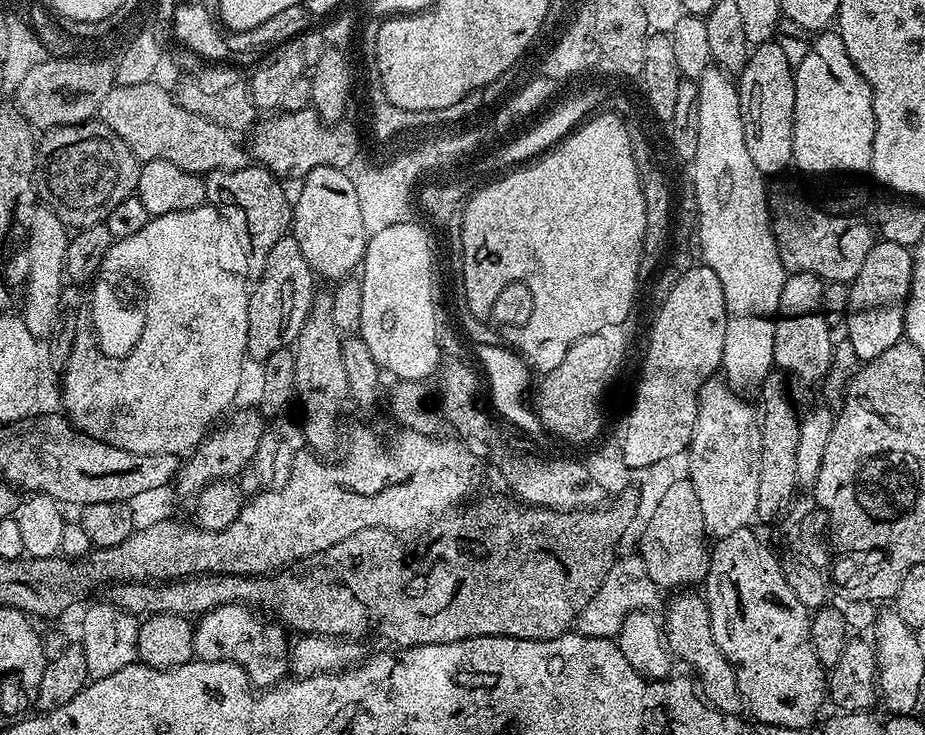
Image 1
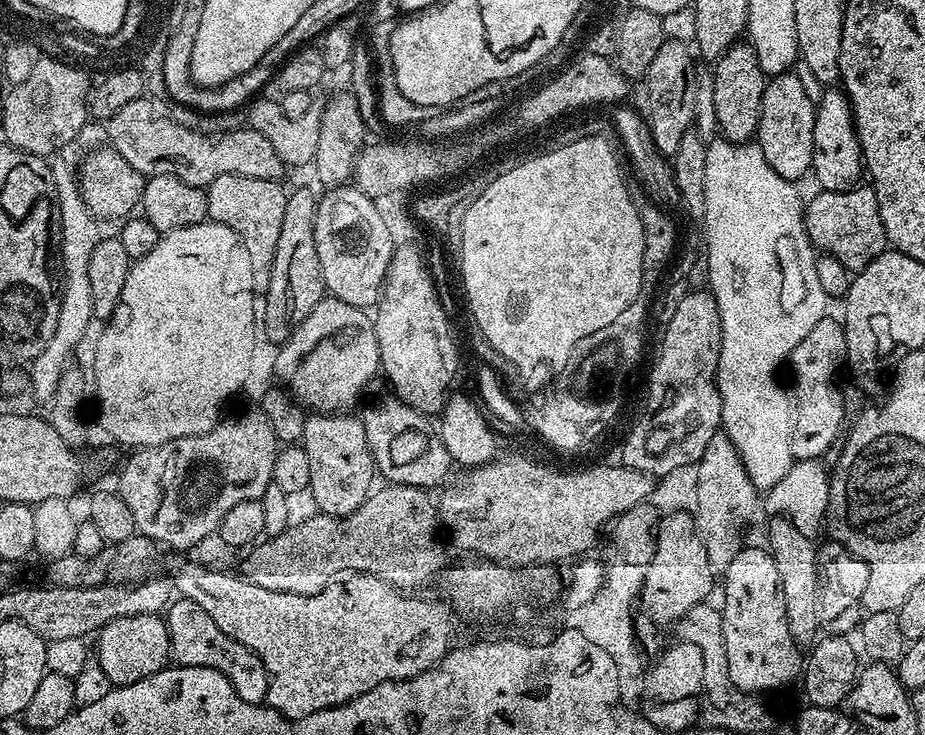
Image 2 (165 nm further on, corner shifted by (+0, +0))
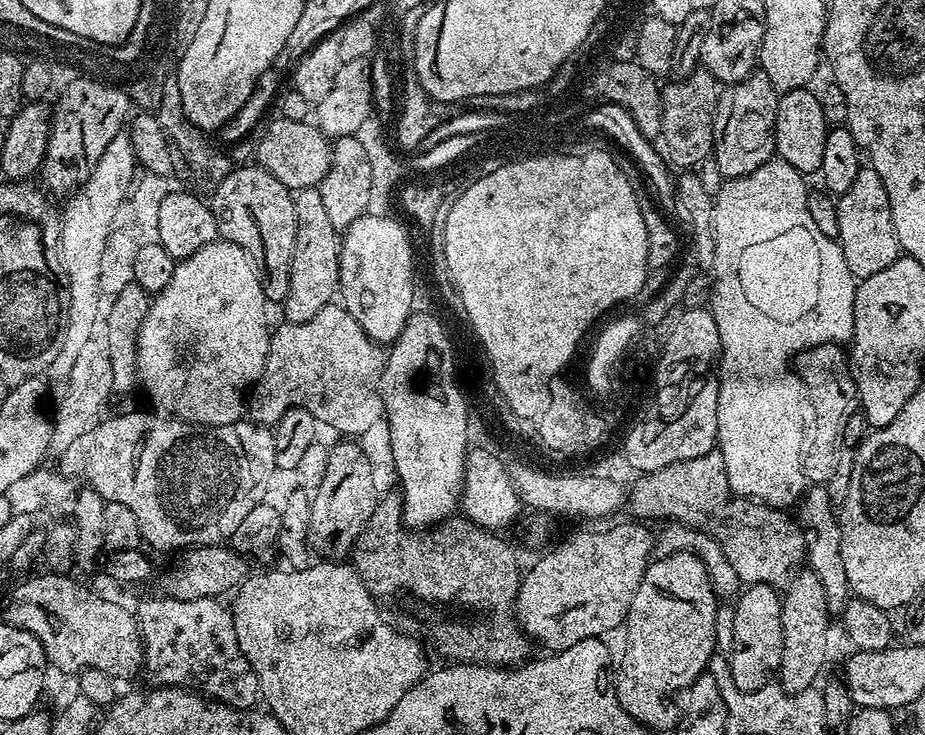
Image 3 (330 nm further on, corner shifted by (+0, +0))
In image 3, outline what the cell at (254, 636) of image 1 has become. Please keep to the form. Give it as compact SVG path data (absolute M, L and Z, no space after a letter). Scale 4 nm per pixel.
M157 594L141 602L134 608L136 624L140 627L140 637L144 639L143 671L156 686L183 686L189 690L199 690L203 695L228 704L231 708L252 710L261 699L260 683L246 662L246 654L238 646L238 634L234 634L232 613L220 605L219 599L207 596L193 600L175 600L172 596Z

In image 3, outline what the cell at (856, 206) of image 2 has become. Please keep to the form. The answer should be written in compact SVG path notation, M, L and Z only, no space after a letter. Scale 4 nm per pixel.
M870 166L861 167L854 186L836 200L838 243L846 258L846 266L857 281L865 280L878 270L886 270L901 255L900 243L894 234L894 218L890 218L890 198L882 178Z

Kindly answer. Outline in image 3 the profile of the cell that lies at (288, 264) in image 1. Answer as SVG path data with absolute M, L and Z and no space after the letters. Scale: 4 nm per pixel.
M319 187L298 189L292 197L296 237L290 266L288 296L282 301L284 319L287 323L310 322L318 310L333 303L340 291L340 241L338 230L330 222L326 205L322 203Z

